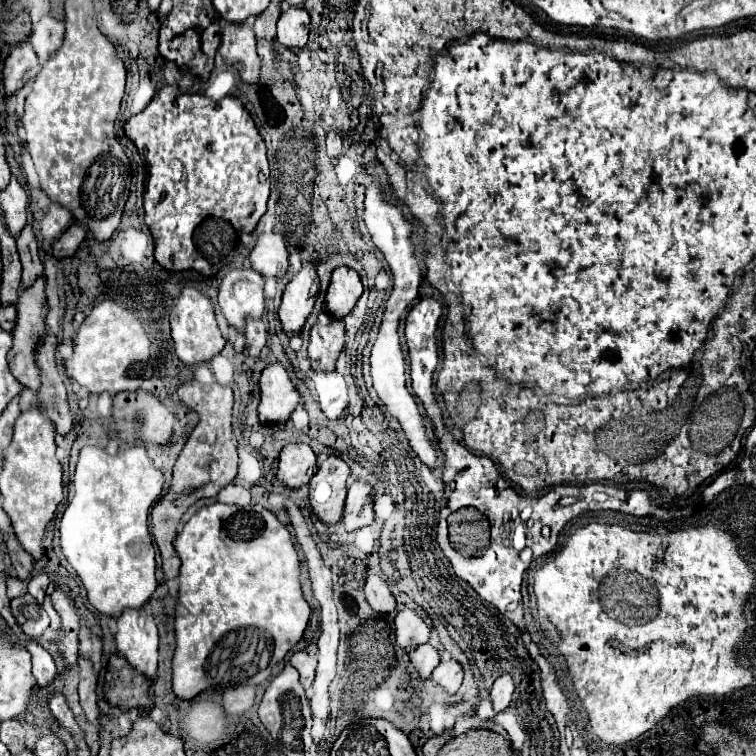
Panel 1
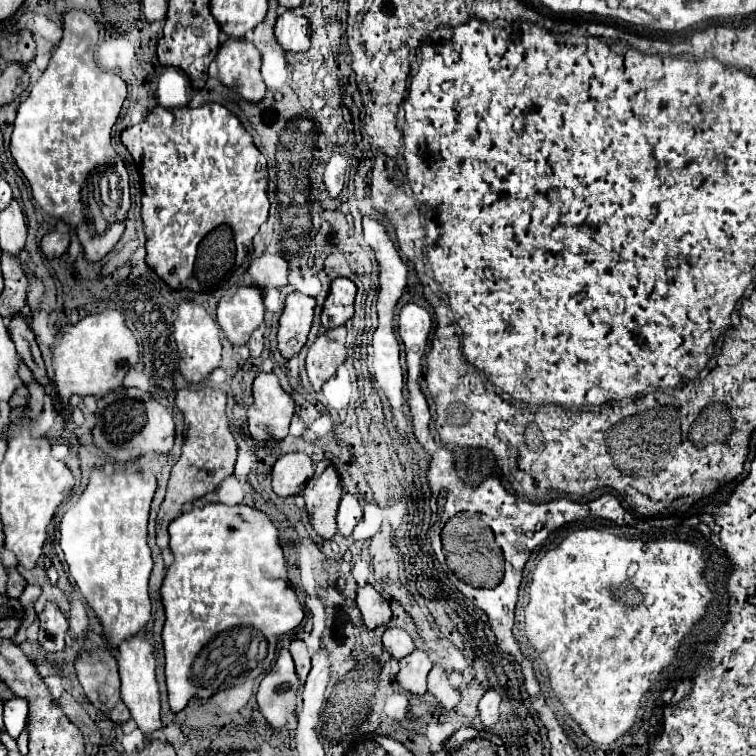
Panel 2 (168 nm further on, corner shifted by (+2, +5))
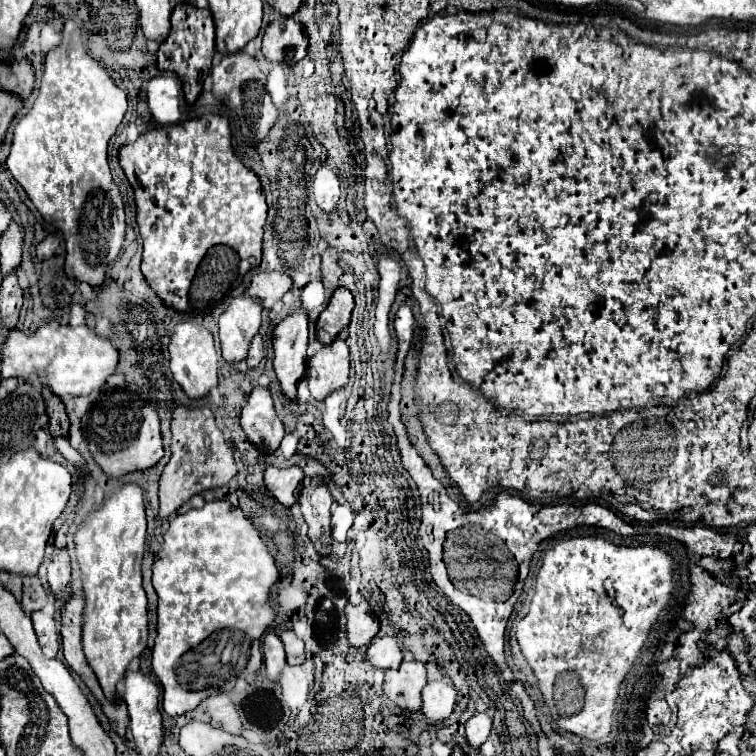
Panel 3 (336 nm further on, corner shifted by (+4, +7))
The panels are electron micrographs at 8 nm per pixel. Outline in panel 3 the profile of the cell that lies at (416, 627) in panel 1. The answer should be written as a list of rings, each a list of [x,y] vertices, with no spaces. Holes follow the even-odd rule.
[[[390,636],[374,638],[366,650],[364,660],[380,670],[398,668],[402,662],[402,650],[400,650],[396,638],[390,638]]]

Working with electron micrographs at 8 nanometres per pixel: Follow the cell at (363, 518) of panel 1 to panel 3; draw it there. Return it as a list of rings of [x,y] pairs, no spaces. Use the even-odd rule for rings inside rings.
[[[338,504],[332,512],[332,538],[338,542],[346,540],[346,532],[352,526],[354,512],[348,504]]]

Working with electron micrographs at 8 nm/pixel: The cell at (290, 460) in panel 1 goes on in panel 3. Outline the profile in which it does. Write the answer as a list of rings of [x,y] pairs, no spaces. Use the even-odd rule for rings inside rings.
[[[268,466],[264,472],[266,488],[286,508],[290,508],[292,504],[298,502],[302,480],[304,480],[304,472],[298,466],[292,466],[292,468]]]

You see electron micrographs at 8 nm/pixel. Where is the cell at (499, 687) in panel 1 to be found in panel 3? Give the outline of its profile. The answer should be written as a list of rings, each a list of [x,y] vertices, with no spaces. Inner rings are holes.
[[[482,712],[482,714],[474,714],[468,722],[466,722],[466,740],[472,748],[480,748],[492,728],[492,716],[490,712]]]

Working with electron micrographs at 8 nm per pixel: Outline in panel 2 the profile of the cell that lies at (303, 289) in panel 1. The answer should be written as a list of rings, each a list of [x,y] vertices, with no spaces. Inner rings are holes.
[[[290,292],[286,296],[278,328],[278,348],[284,358],[292,358],[306,344],[306,336],[312,328],[314,304],[316,300],[302,292]]]

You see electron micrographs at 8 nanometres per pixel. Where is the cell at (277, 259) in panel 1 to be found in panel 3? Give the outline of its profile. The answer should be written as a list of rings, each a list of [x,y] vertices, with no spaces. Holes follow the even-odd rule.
[[[266,270],[266,272],[260,272],[252,278],[248,294],[254,300],[258,300],[258,304],[264,310],[270,310],[270,306],[274,306],[290,288],[292,288],[290,276]]]

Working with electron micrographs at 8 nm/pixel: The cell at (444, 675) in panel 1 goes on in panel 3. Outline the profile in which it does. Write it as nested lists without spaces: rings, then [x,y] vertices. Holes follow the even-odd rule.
[[[430,682],[422,690],[422,700],[422,716],[430,722],[444,722],[454,710],[456,690],[446,682]]]

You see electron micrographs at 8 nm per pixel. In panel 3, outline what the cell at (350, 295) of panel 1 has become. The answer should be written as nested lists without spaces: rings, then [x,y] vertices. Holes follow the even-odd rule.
[[[338,288],[326,306],[326,310],[316,320],[316,338],[322,344],[330,344],[350,322],[350,312],[354,308],[354,296],[346,288]]]

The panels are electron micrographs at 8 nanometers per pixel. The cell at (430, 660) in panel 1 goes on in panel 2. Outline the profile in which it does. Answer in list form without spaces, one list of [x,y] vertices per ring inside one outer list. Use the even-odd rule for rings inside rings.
[[[418,648],[400,660],[400,672],[396,676],[398,684],[412,694],[424,694],[426,676],[428,676],[430,668],[432,668],[432,662],[428,658],[428,652]]]

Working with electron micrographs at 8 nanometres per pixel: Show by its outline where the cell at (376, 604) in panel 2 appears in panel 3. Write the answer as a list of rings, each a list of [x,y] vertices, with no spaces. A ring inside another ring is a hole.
[[[362,600],[362,604],[346,606],[346,638],[350,642],[350,646],[358,648],[358,646],[368,646],[374,636],[380,630],[378,618],[372,614],[370,606],[366,600]]]

